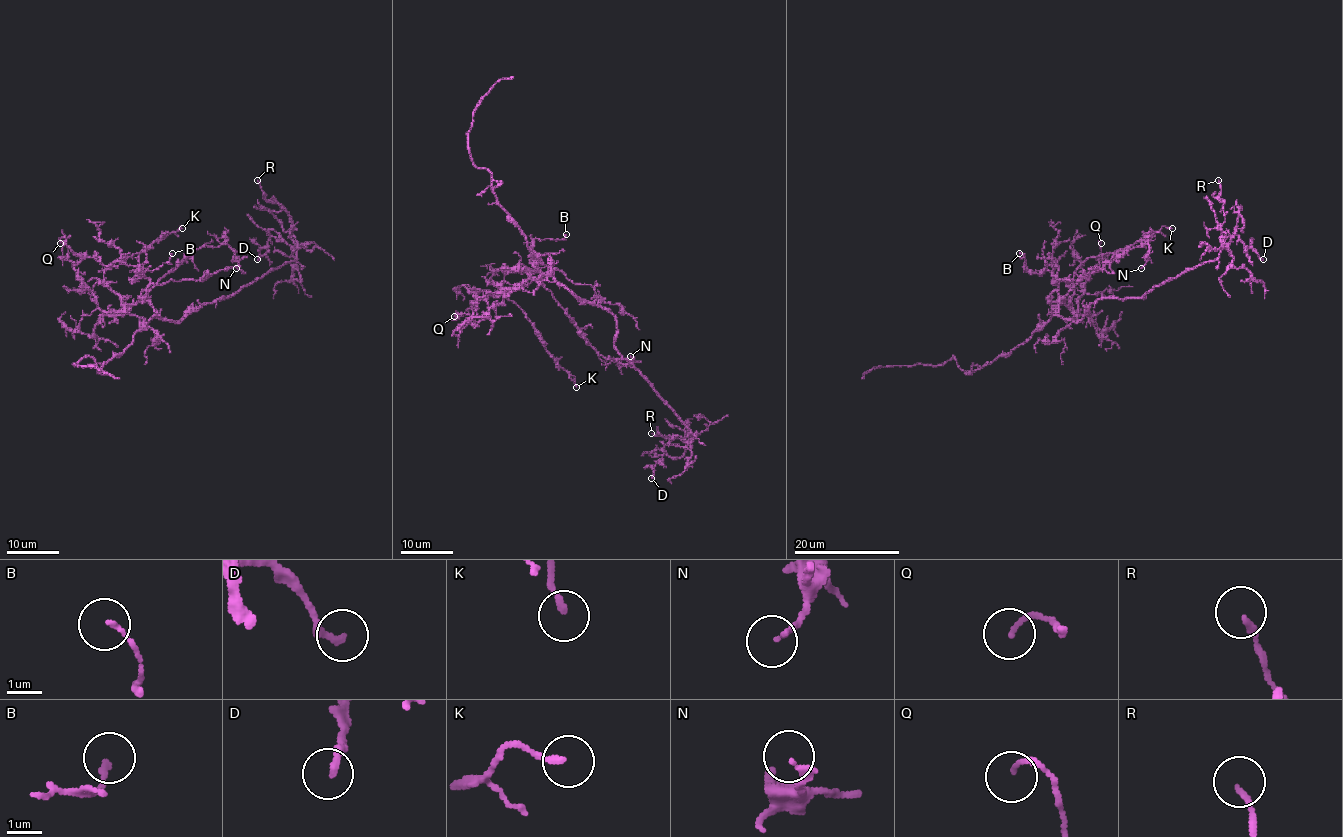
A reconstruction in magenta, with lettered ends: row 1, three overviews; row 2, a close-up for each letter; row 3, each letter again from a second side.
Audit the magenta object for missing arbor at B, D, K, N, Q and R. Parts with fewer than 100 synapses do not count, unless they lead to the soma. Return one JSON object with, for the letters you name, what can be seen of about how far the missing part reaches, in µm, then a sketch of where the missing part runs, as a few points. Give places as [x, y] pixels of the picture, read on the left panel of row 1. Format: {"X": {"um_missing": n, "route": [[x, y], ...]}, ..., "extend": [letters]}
{"extend": []}

